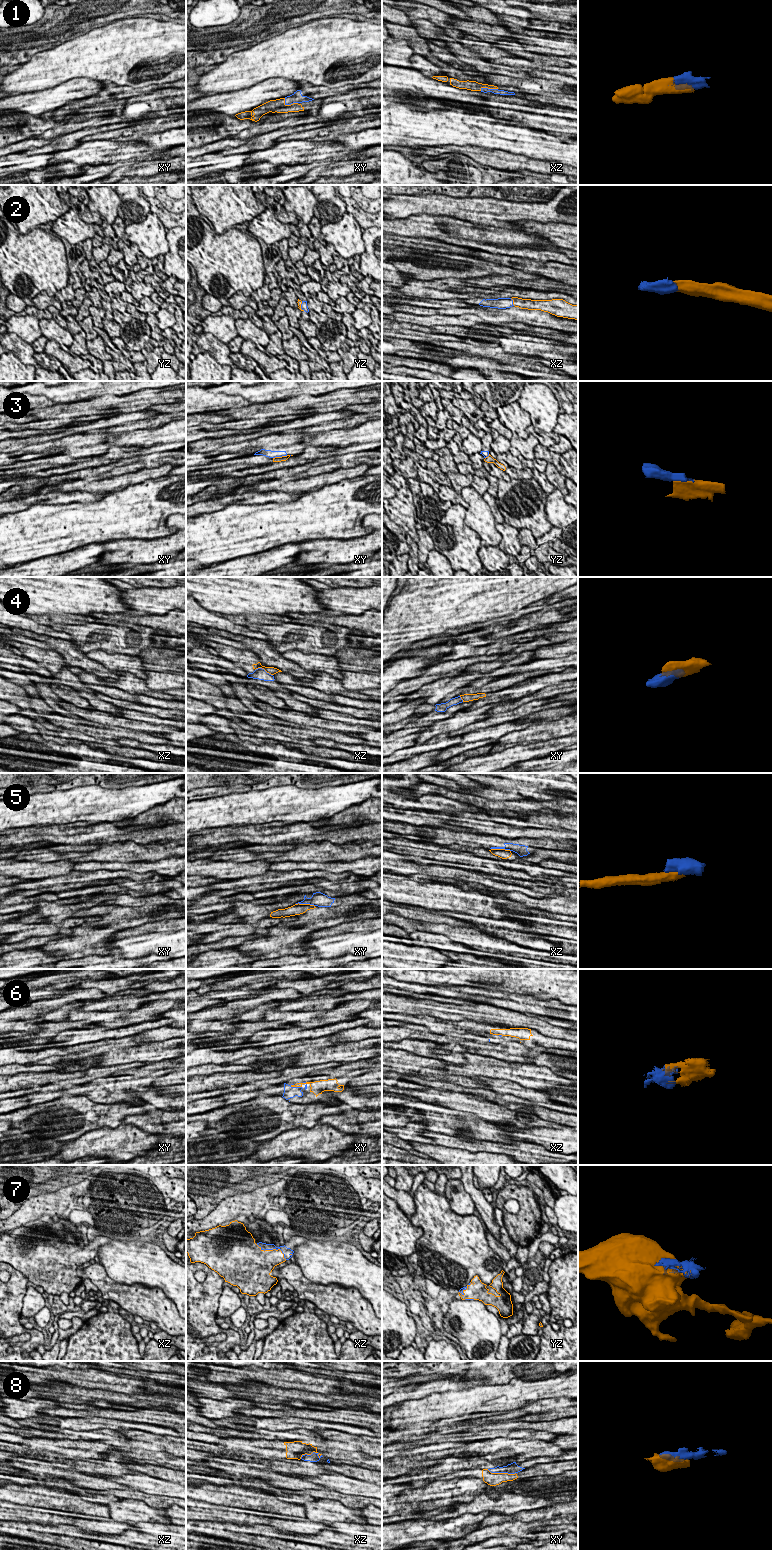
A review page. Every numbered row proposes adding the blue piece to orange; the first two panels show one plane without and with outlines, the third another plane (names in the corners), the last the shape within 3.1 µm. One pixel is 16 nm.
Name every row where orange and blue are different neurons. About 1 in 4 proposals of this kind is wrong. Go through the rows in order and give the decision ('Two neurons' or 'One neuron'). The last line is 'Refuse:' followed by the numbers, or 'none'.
1: One neuron
2: One neuron
3: Two neurons
4: Two neurons
5: Two neurons
6: One neuron
7: One neuron
8: Two neurons
Refuse: 3, 4, 5, 8

